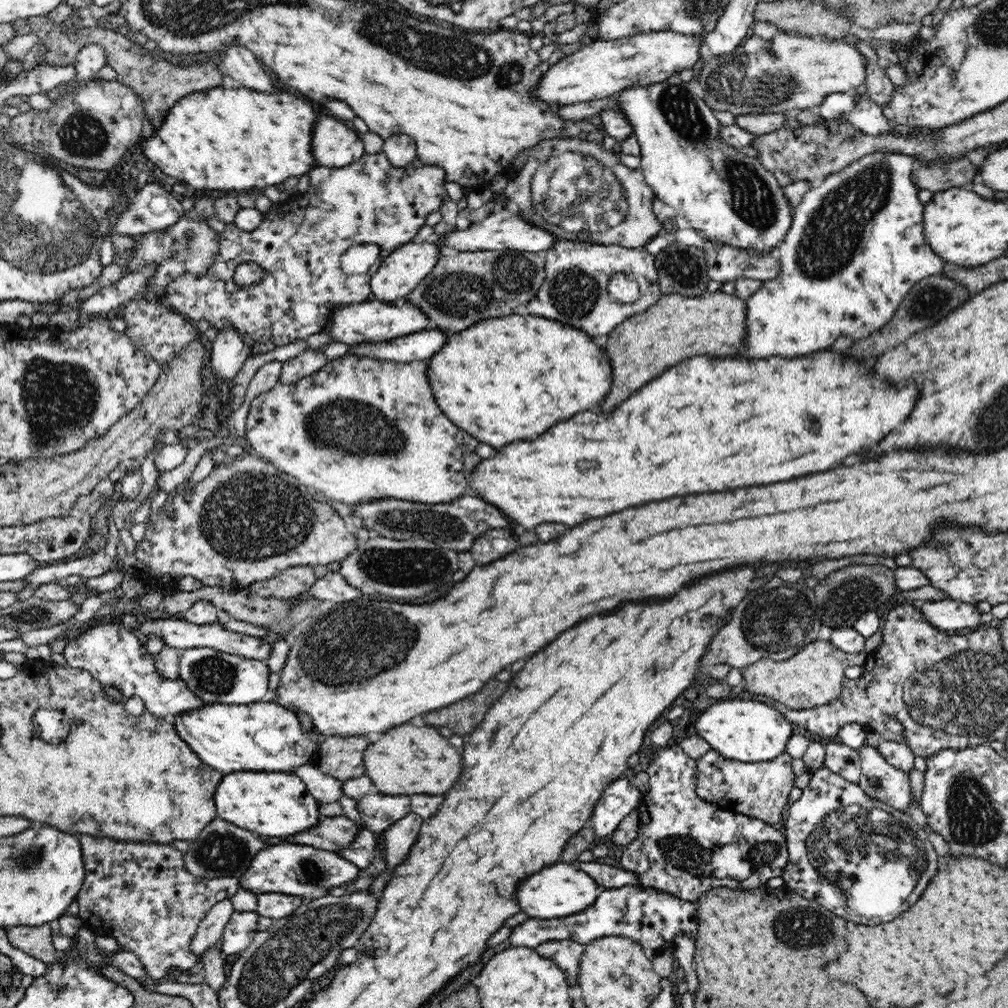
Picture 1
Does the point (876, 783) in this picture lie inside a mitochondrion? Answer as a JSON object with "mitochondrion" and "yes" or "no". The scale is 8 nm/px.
{"mitochondrion":"yes"}

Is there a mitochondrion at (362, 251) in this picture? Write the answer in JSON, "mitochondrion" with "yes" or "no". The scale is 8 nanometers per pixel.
{"mitochondrion":"yes"}

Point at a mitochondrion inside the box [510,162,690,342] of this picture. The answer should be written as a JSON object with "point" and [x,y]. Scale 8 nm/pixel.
{"point":[575,292]}

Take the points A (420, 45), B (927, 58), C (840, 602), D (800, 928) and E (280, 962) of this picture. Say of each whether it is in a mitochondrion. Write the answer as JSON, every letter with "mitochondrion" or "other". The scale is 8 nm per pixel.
{"A":"mitochondrion","B":"other","C":"mitochondrion","D":"mitochondrion","E":"mitochondrion"}

